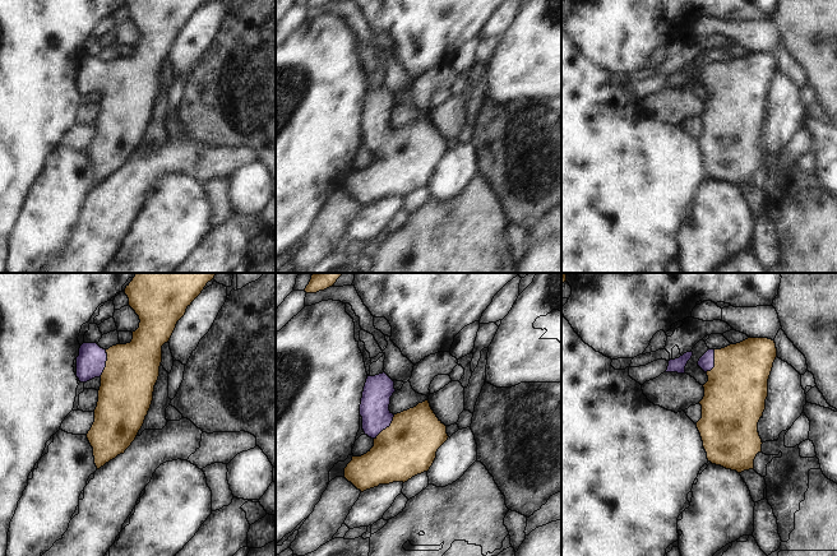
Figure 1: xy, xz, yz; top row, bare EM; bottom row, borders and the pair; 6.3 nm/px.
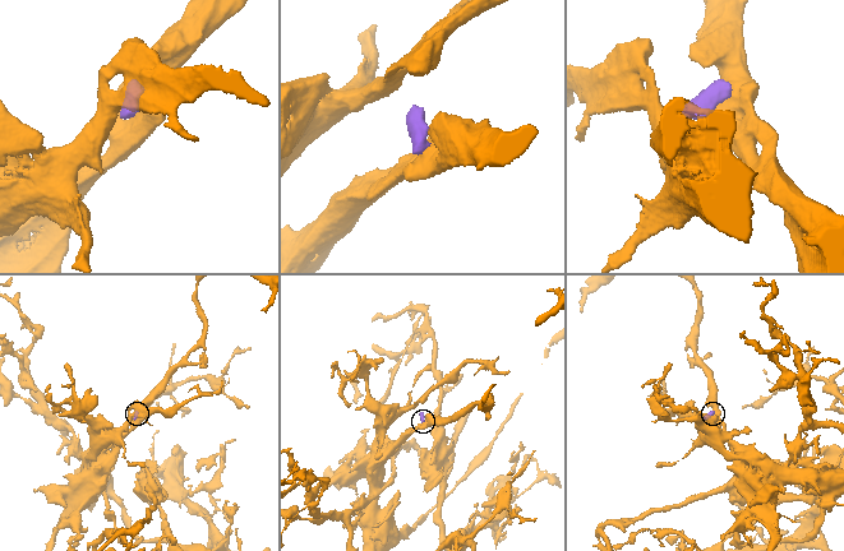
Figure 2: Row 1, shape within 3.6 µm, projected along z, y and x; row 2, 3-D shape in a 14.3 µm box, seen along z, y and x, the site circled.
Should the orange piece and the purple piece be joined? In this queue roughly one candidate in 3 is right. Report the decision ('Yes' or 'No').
Yes.

